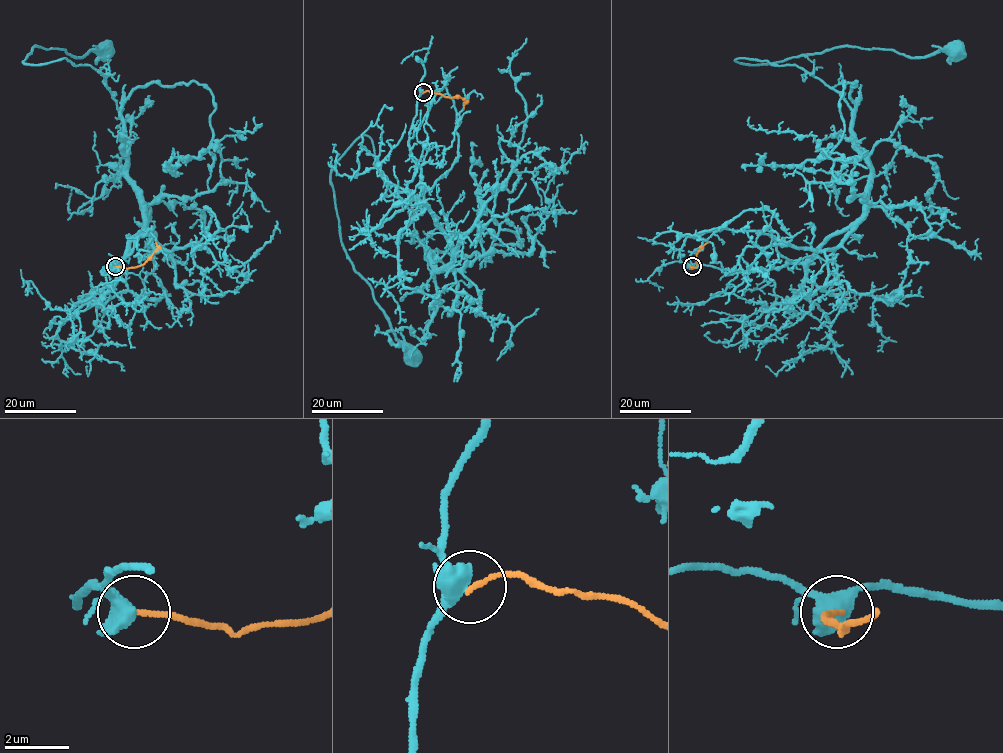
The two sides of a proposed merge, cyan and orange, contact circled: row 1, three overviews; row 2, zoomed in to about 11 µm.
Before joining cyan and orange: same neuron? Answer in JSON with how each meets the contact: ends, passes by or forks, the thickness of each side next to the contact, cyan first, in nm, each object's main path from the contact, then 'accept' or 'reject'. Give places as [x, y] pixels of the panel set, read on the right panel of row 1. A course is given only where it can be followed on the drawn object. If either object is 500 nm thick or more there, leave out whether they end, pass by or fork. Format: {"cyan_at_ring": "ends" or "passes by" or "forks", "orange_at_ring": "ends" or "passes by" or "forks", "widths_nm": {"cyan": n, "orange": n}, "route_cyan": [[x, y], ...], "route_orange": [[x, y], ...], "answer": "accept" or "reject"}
{"cyan_at_ring": "forks", "orange_at_ring": "ends", "widths_nm": {"cyan": 440, "orange": 150}, "route_cyan": [[692, 266], [803, 263], [864, 208], [870, 165], [847, 102], [795, 65], [735, 60], [848, 46], [955, 50]], "route_orange": [[692, 266], [696, 265], [696, 253], [707, 242]], "answer": "reject"}

